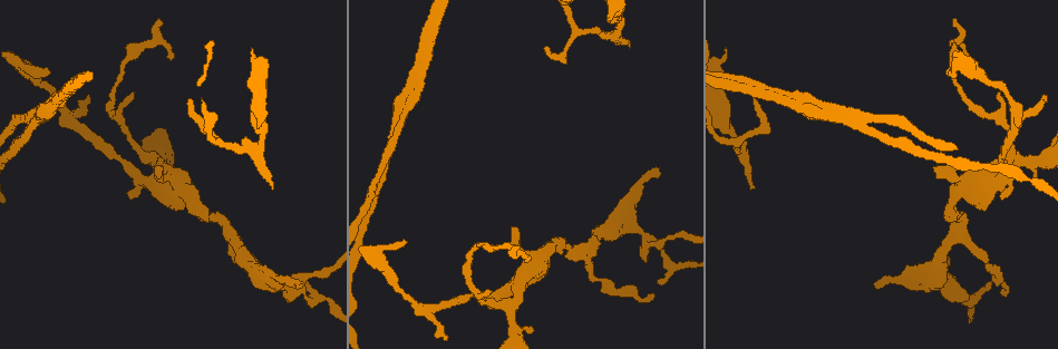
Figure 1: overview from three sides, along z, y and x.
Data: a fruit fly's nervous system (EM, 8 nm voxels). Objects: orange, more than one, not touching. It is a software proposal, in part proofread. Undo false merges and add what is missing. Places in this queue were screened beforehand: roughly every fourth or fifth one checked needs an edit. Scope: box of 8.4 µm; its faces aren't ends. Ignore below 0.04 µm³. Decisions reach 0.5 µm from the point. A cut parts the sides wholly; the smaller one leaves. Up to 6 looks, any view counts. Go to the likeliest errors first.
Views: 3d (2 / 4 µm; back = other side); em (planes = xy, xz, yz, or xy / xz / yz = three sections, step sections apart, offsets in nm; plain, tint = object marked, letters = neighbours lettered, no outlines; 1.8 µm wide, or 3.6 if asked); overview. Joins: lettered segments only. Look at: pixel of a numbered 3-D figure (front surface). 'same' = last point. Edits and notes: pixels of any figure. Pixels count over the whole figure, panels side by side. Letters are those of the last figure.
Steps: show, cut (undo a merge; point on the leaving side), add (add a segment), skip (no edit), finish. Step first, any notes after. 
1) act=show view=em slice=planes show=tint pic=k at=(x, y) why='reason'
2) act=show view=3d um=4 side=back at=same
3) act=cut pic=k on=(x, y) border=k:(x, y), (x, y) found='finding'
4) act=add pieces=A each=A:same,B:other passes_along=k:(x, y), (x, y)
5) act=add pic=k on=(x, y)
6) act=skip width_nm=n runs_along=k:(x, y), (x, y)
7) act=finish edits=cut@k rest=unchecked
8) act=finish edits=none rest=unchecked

act=show view=3d um=4 pic=1 at=(754, 186) why='branch stops here'

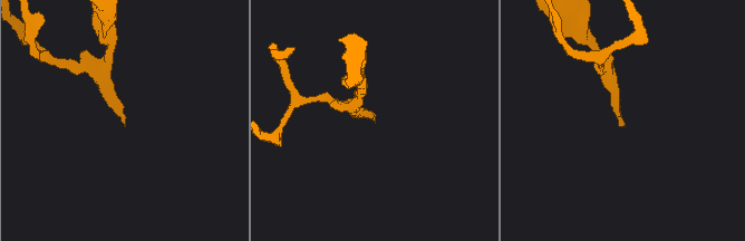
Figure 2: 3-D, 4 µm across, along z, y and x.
act=show view=em slice=planes show=letters pic=2 at=(375, 121)

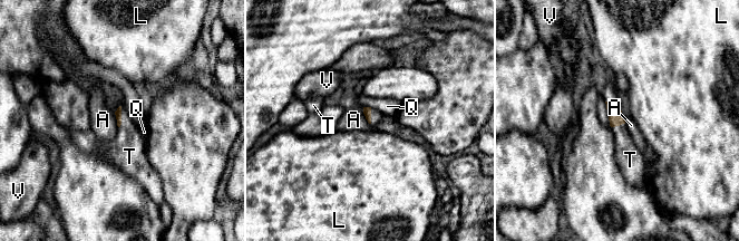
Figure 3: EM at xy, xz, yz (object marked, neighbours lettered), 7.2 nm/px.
act=add pic=3 on=(127, 151) longest_contact=Q:180nm each=A:other,L:other,Q:other,T:same,V:other found='it goes on there'

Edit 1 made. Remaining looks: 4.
act=show view=overview why='see it whole again'

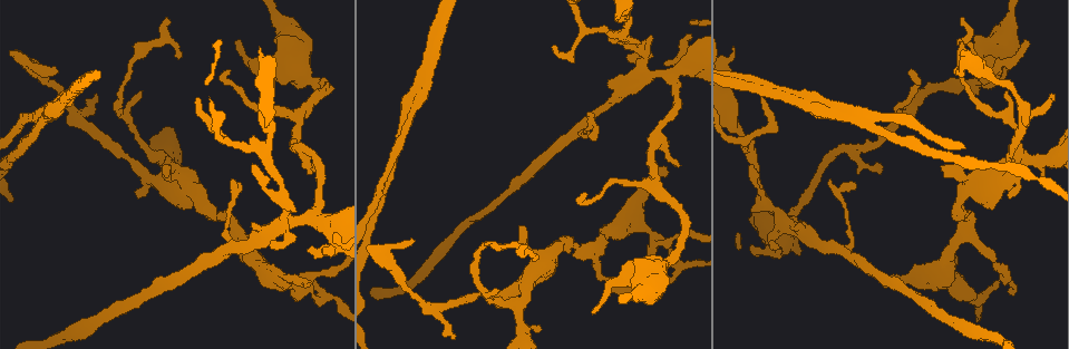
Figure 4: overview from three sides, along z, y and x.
act=show view=3d um=4 pic=4 at=(257, 50) why='an open end'

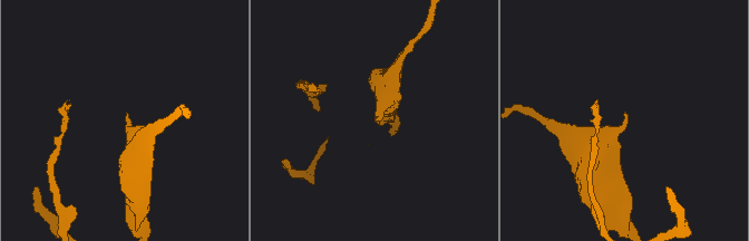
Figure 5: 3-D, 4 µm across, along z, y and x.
act=show view=em slice=planes show=letters pic=5 at=(375, 117)

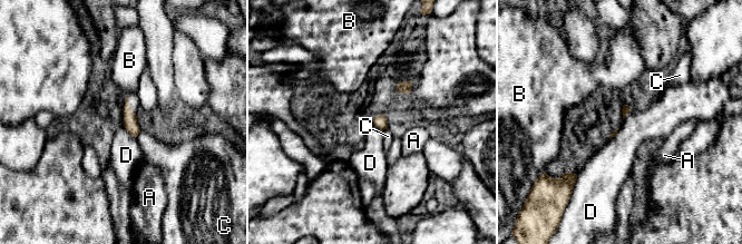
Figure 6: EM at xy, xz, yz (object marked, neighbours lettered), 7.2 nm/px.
act=skip each=A:other,B:other,C:other,D:other border=6:(123, 124), (135, 138) found='no lettered segment goes on from it'

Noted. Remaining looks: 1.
act=show view=em um=3.6 slice=planes show=letters pic=4 at=(991, 187) why='sudden change in width'

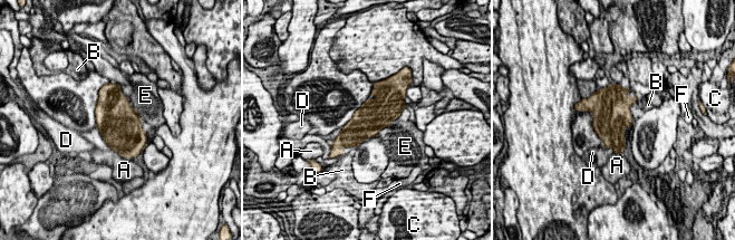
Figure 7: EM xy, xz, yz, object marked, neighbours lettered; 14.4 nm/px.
act=skip width_nm=460 each=A:other,B:other,C:other,D:other,E:other,F:other border=7:(377, 135), (369, 138) found='all the same cell'

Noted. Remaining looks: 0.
act=finish edits=add@3 rest=unchecked

